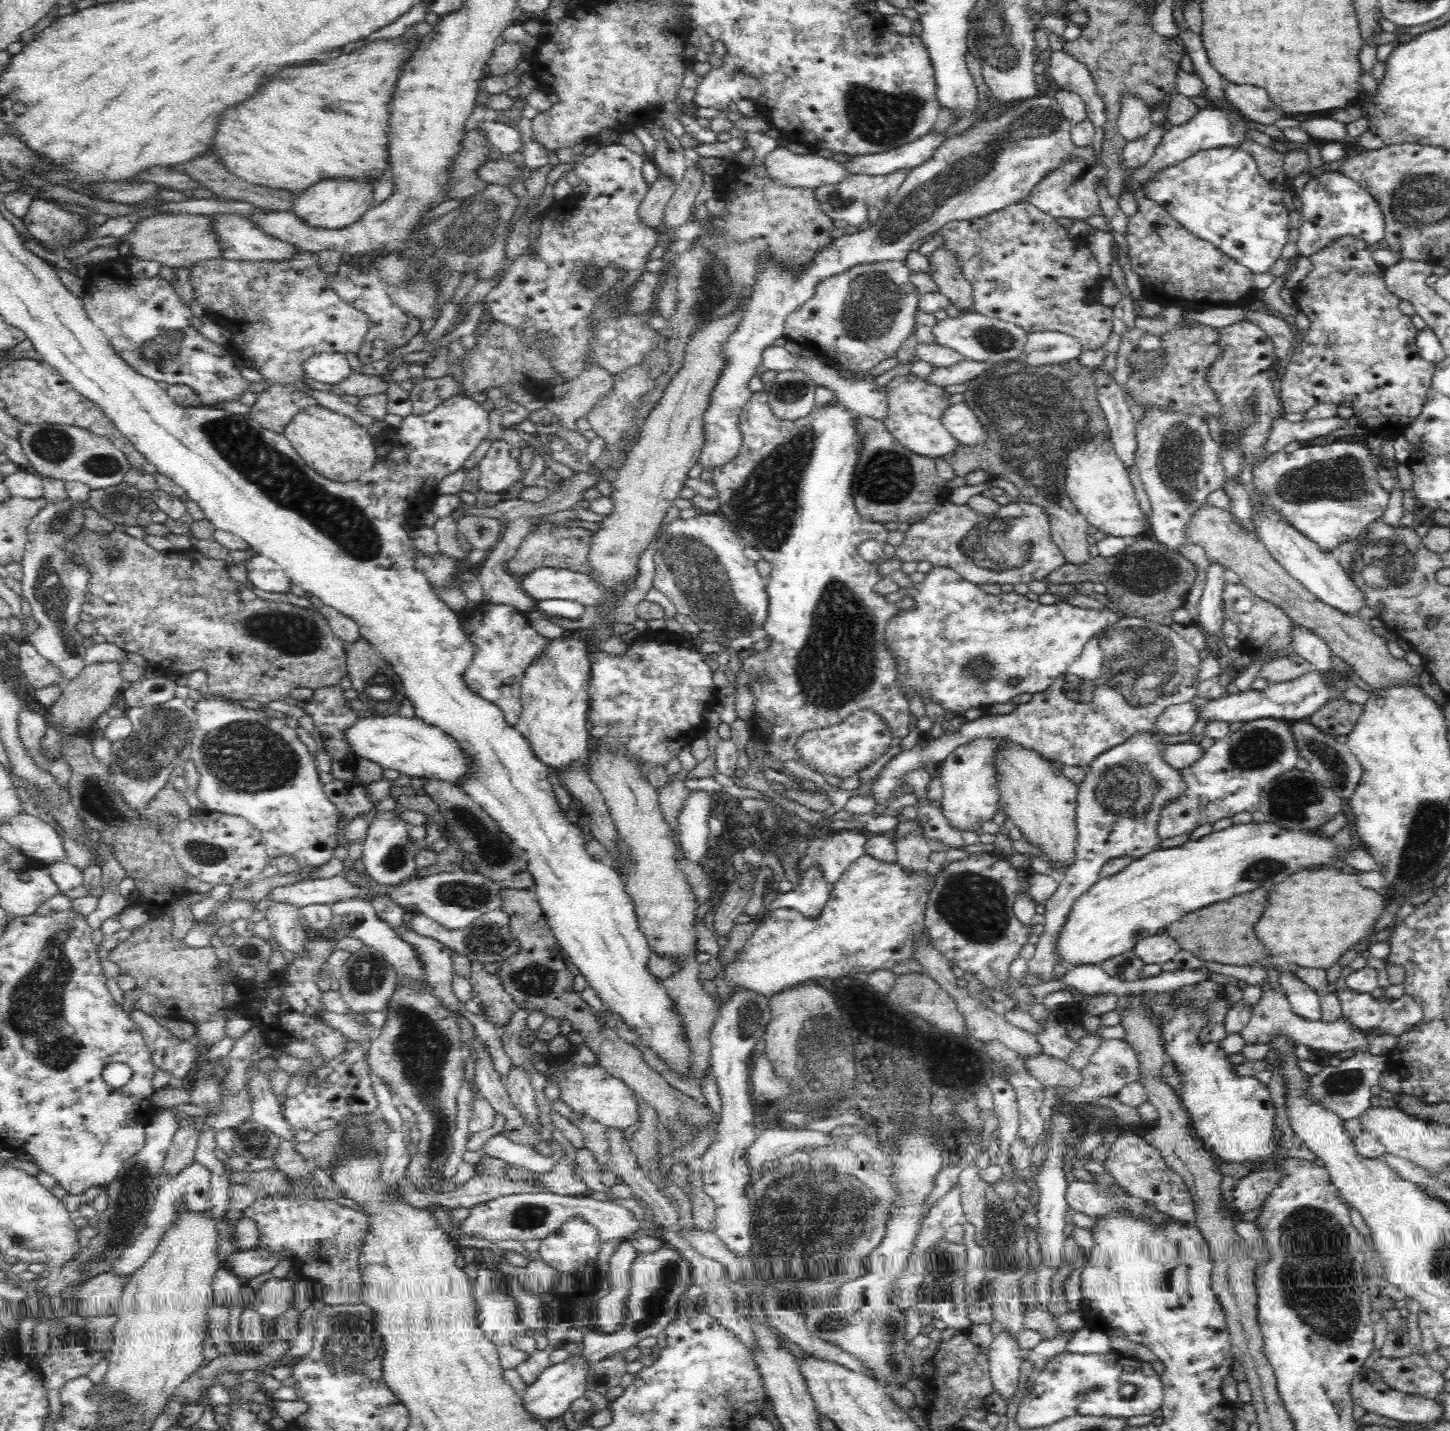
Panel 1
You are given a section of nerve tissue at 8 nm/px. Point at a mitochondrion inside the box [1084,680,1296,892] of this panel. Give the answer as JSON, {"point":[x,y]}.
{"point":[1128,789]}

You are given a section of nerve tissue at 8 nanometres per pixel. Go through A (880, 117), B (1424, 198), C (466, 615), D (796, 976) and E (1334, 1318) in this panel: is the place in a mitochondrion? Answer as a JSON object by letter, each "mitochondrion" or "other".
{"A":"mitochondrion","B":"mitochondrion","C":"other","D":"other","E":"mitochondrion"}

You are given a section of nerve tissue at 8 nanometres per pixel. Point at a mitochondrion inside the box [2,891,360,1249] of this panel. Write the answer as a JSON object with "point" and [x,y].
{"point":[35,1009]}

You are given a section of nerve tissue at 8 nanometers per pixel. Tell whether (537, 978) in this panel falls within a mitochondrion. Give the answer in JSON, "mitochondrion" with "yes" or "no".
{"mitochondrion":"yes"}

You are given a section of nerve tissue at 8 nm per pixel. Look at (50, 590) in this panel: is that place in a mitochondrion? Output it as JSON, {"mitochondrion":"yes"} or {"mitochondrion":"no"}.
{"mitochondrion":"yes"}

